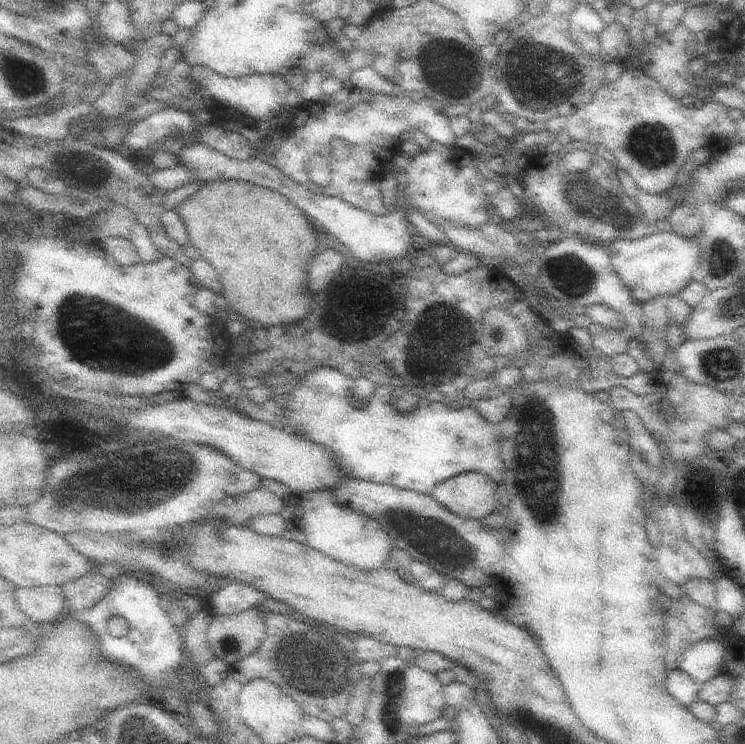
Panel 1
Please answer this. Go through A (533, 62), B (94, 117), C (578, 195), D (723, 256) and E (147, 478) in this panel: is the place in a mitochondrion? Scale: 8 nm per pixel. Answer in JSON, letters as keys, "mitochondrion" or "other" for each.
{"A":"mitochondrion","B":"other","C":"mitochondrion","D":"mitochondrion","E":"mitochondrion"}

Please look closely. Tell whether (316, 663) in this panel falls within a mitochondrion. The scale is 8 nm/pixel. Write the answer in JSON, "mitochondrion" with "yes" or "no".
{"mitochondrion":"yes"}

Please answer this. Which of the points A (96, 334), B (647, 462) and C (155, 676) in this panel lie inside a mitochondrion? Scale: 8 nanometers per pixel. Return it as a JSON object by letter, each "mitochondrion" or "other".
{"A":"mitochondrion","B":"mitochondrion","C":"mitochondrion"}

